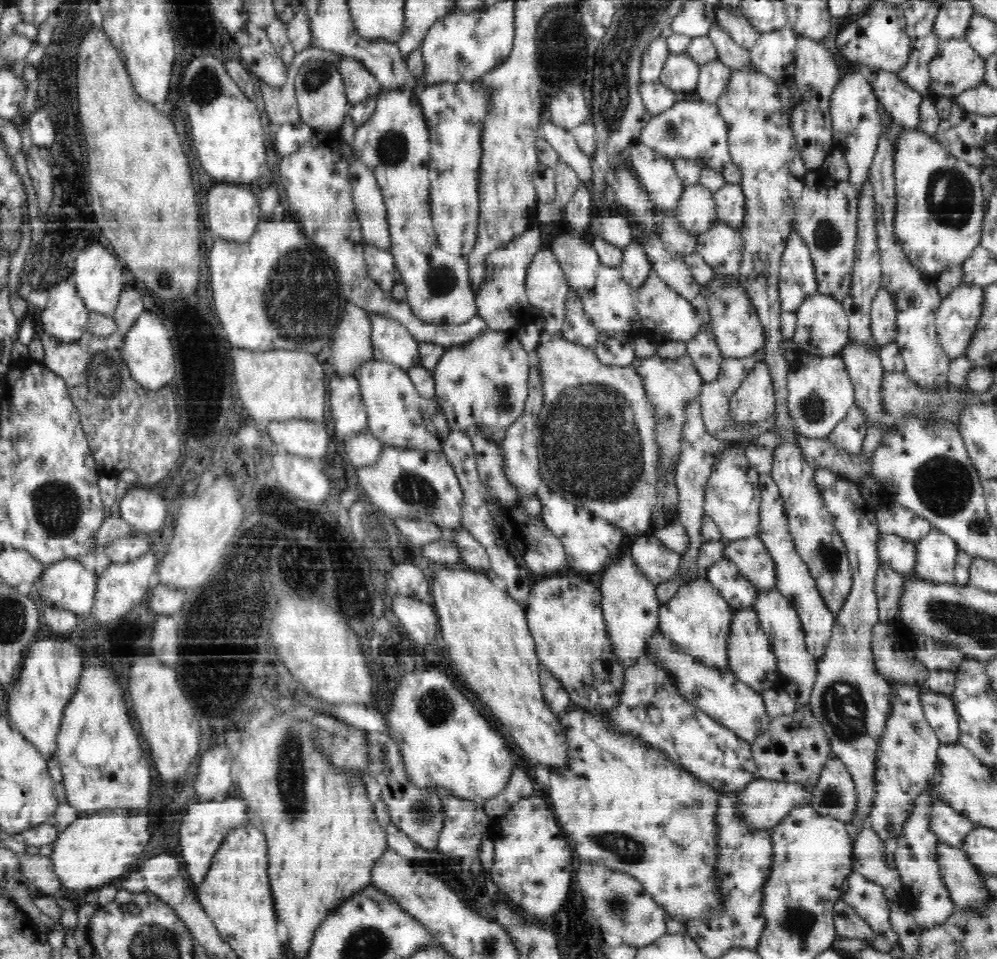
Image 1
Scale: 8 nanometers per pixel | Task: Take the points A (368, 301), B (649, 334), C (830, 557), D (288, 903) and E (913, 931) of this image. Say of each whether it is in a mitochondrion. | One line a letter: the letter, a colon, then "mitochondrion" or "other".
A: other
B: other
C: mitochondrion
D: other
E: other

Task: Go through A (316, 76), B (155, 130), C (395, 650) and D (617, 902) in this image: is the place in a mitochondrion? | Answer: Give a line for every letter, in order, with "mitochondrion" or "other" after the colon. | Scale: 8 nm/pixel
A: mitochondrion
B: other
C: other
D: mitochondrion

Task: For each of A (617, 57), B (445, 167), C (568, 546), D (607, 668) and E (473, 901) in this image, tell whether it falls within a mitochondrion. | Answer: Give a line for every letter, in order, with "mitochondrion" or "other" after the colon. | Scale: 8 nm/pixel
A: mitochondrion
B: other
C: other
D: mitochondrion
E: mitochondrion

